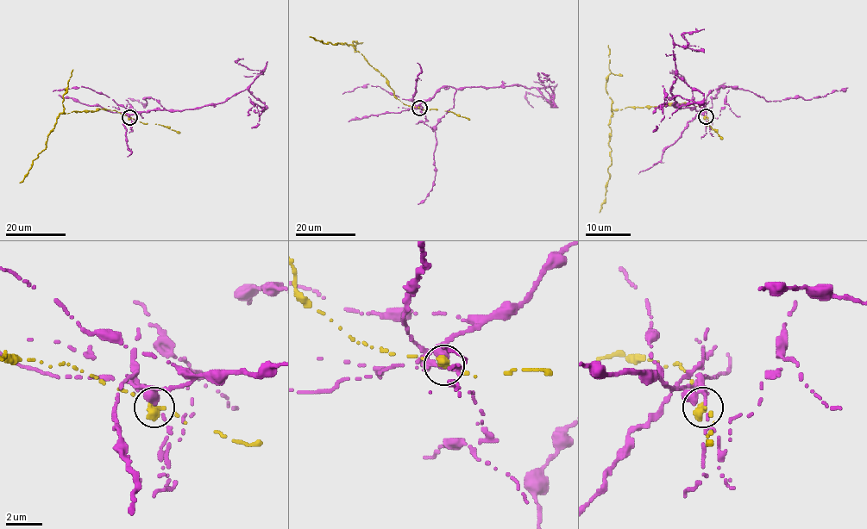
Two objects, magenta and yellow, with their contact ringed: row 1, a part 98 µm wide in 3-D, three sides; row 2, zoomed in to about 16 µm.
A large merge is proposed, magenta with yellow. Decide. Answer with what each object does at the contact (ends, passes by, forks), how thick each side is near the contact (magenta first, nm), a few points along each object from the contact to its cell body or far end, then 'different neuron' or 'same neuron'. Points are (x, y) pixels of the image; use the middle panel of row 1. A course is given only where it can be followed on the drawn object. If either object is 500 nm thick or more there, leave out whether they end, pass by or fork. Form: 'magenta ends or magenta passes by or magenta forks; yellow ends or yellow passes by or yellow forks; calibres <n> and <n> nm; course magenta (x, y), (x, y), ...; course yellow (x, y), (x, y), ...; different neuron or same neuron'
magenta forks; yellow passes by; calibres 160 and 320 nm; course magenta (419, 108), (419, 105), (445, 86), (516, 84), (536, 88), (554, 107), (538, 77), (549, 80), (541, 72); course yellow (419, 108), (404, 104), (397, 98), (386, 77), (350, 45), (323, 43), (310, 36); different neuron

